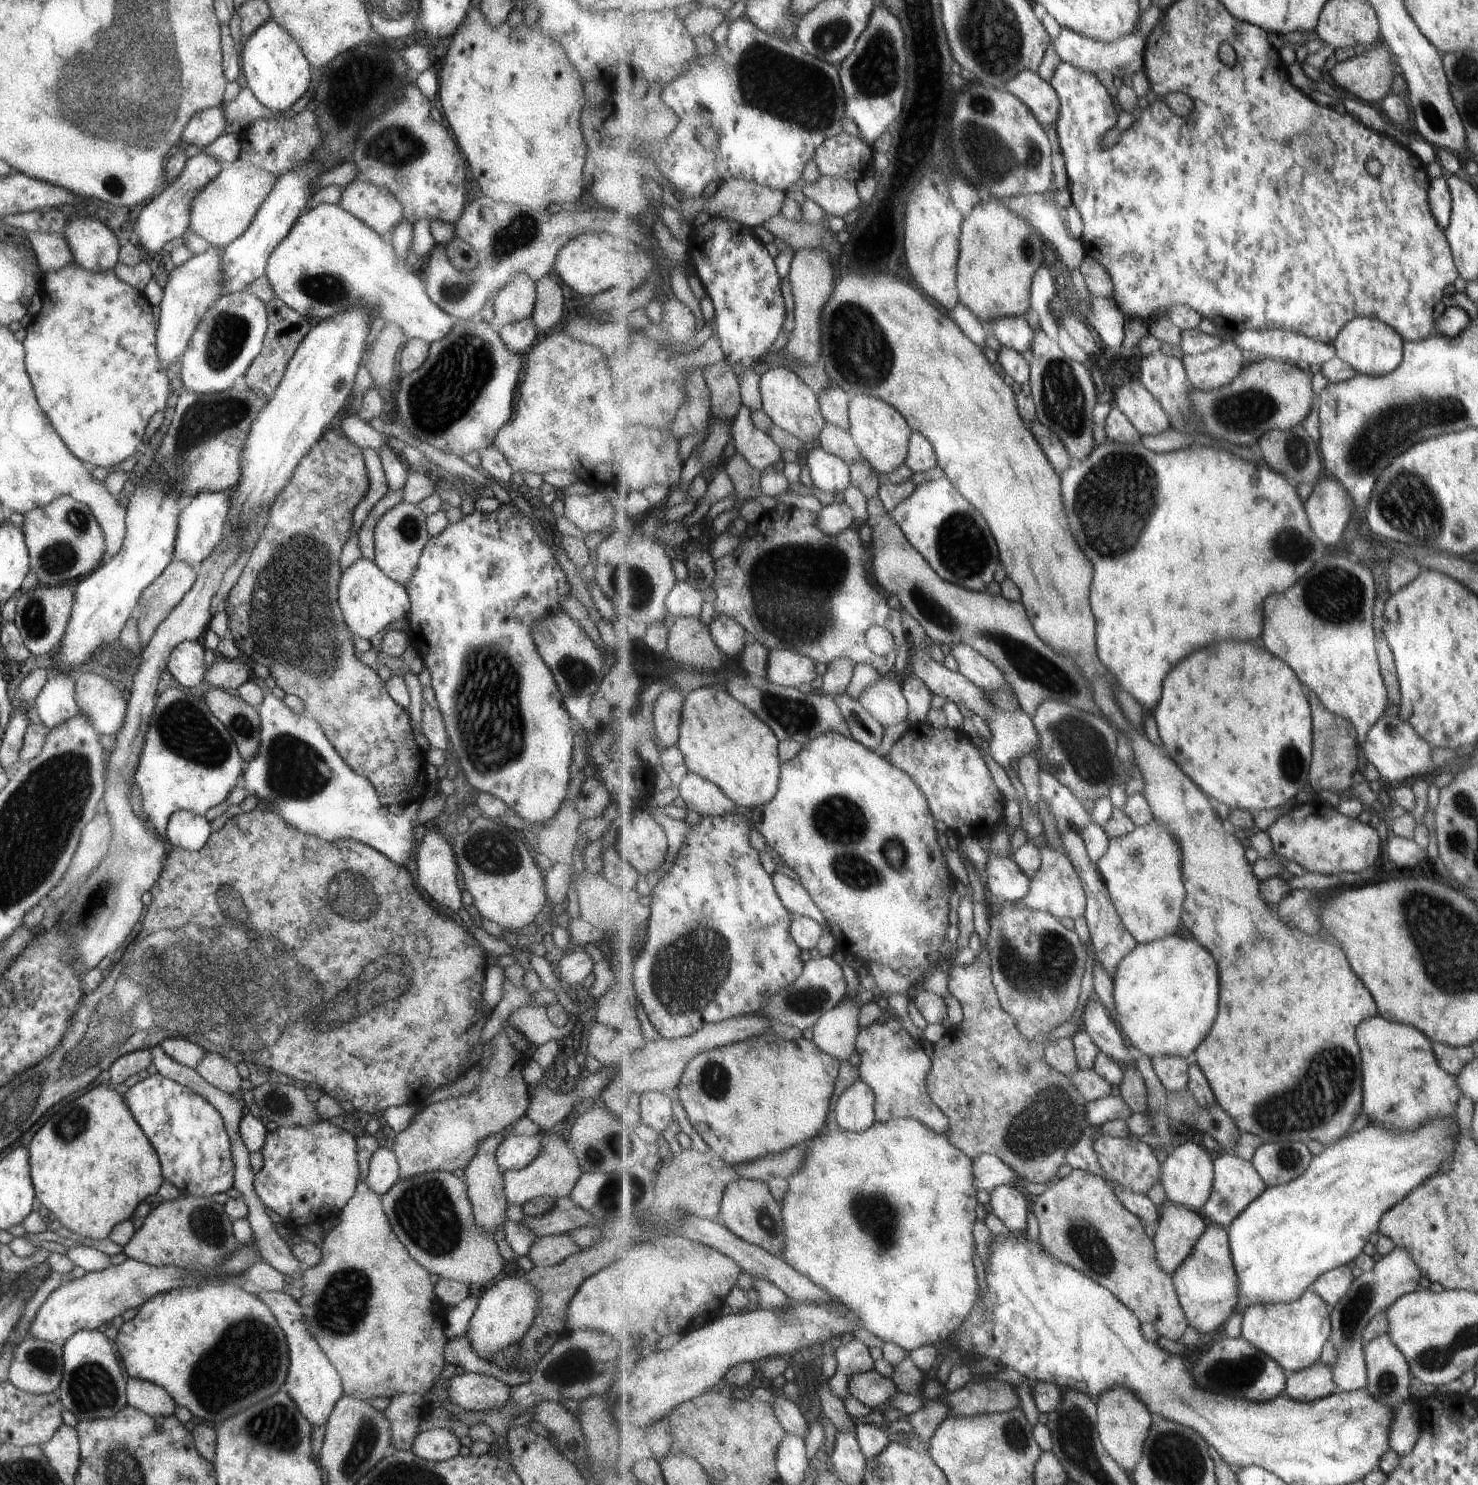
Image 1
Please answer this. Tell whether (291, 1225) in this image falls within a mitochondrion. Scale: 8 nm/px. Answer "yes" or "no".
no

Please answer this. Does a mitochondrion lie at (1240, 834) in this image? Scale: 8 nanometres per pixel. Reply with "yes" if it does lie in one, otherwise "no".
no

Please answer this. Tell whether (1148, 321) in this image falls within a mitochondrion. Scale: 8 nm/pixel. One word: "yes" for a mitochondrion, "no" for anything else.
no

